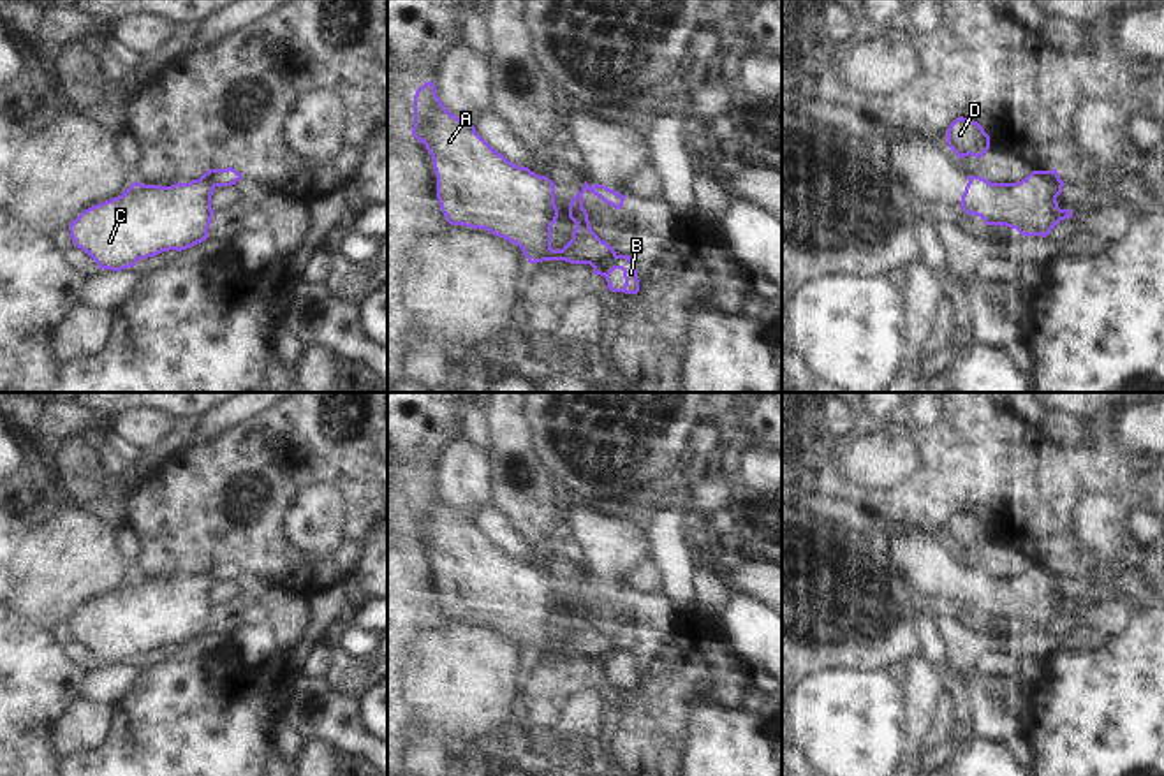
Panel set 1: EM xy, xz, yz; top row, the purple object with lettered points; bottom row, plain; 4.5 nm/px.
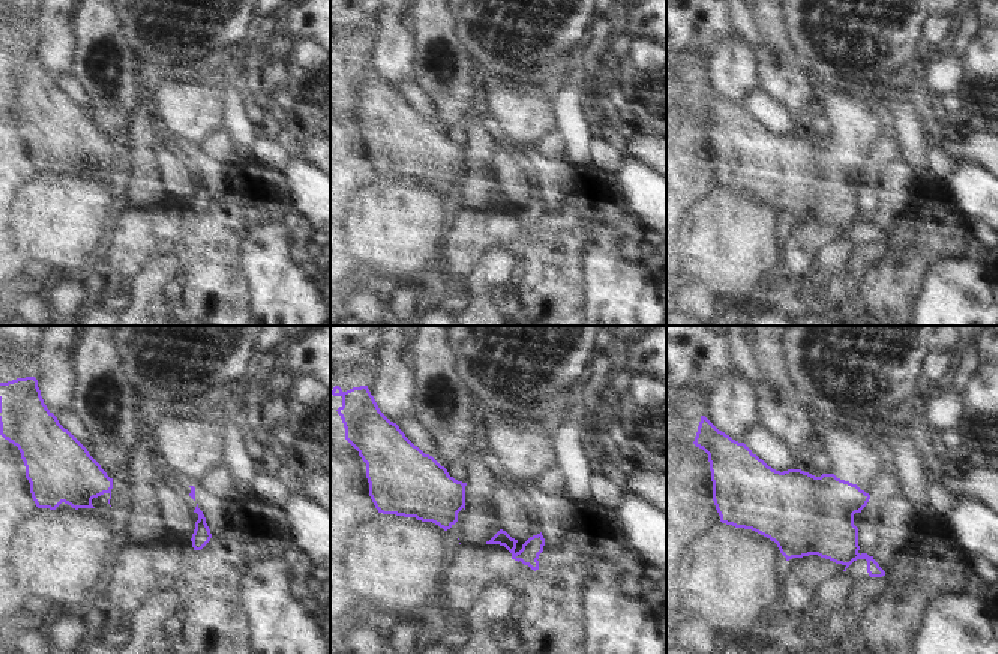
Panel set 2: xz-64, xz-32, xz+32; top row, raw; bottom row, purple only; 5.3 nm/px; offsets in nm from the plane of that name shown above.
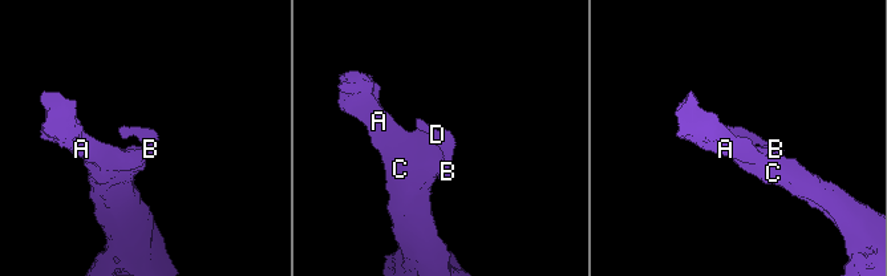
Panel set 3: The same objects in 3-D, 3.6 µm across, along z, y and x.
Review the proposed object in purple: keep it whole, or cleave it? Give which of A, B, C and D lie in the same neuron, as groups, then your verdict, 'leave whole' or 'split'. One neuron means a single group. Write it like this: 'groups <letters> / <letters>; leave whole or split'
groups A C / B D; split

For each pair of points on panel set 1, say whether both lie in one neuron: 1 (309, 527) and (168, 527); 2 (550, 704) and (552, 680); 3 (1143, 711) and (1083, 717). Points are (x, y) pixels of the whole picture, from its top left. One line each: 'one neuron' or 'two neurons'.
1: two neurons
2: one neuron
3: one neuron

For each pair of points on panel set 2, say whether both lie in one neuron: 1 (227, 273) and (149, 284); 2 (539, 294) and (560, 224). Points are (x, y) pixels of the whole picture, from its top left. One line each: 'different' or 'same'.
1: different
2: same

